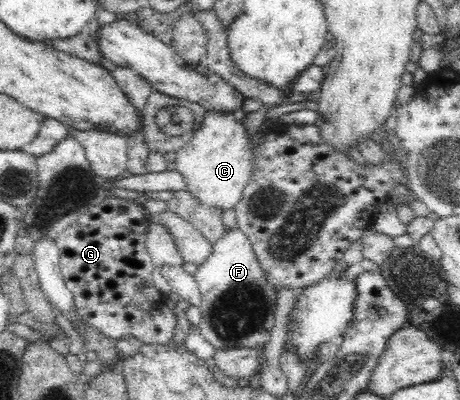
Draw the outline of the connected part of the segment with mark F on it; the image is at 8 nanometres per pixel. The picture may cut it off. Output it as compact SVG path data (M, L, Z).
M235 226L233 230L224 232L212 246L212 253L205 263L201 264L194 274L198 288L200 289L199 310L202 314L198 327L209 344L217 348L257 348L269 342L271 330L275 326L275 306L277 302L277 290L271 286L265 278L264 271L253 252L253 245L243 234L243 231Z

